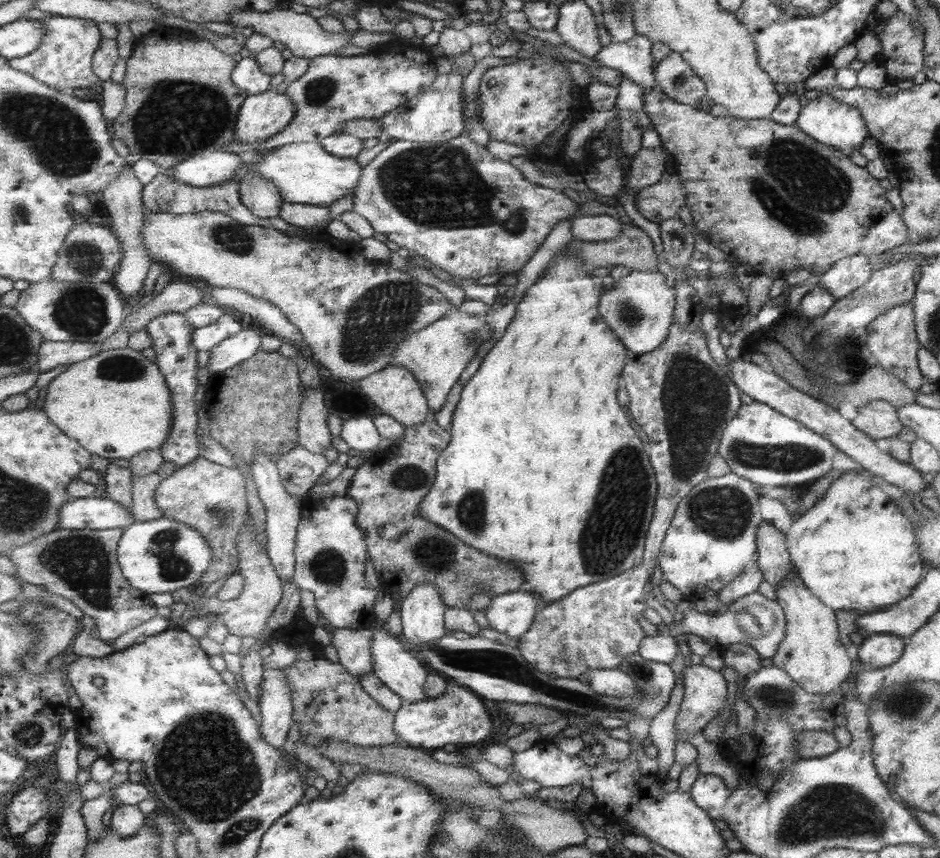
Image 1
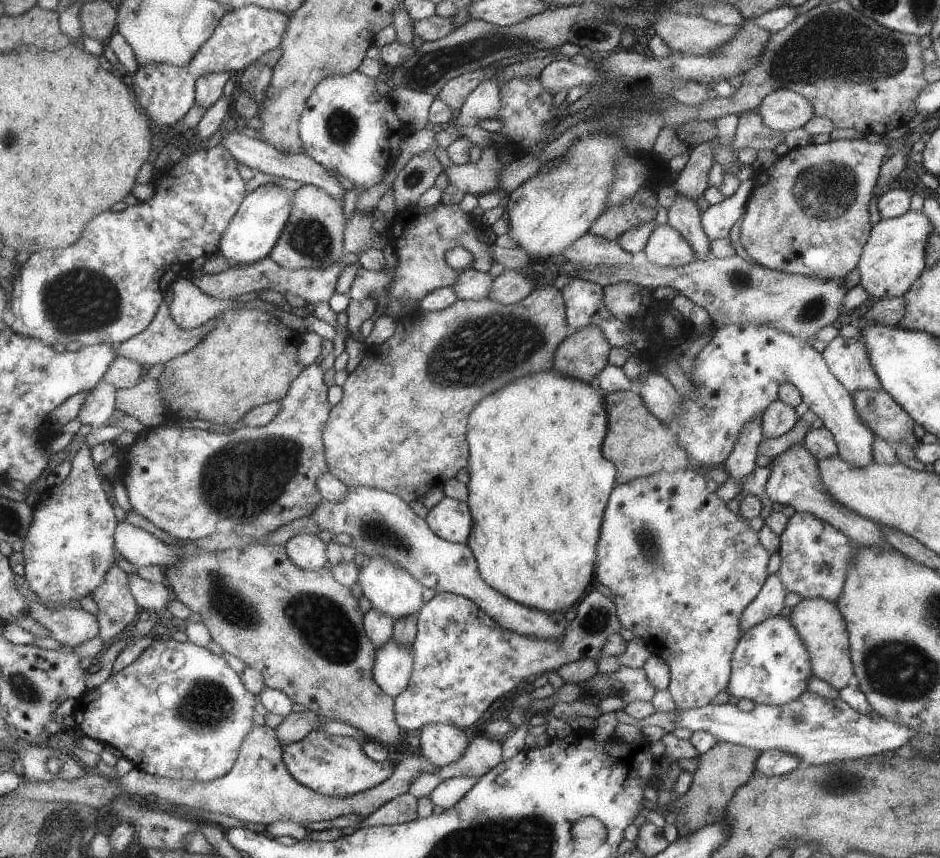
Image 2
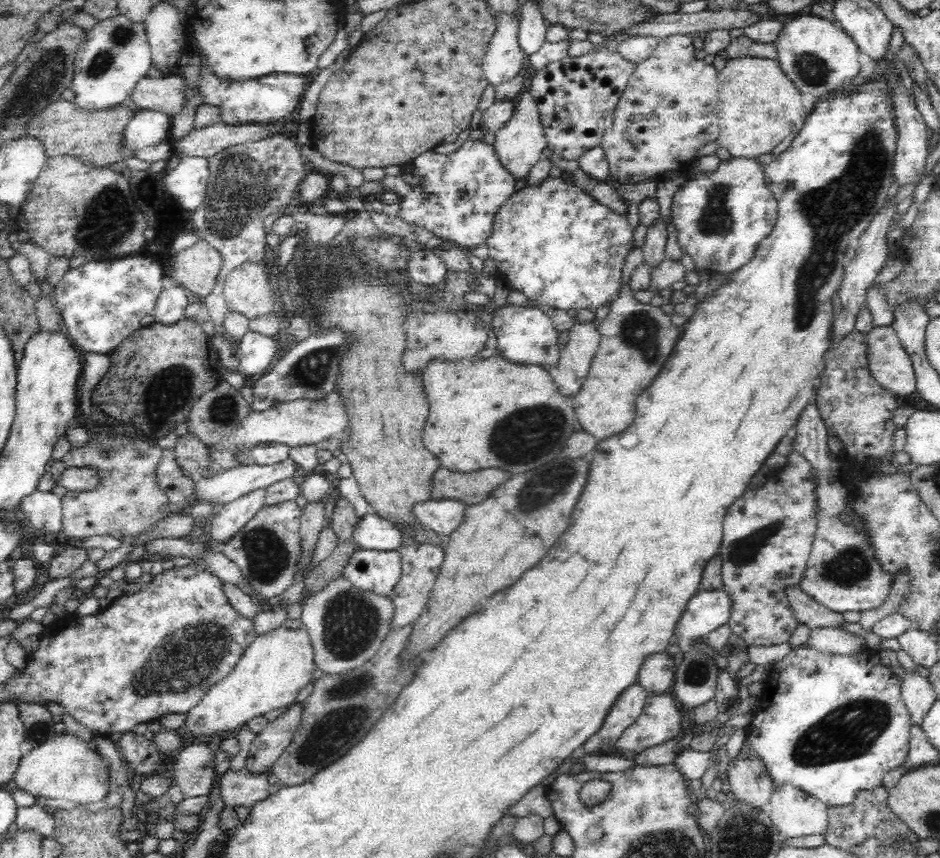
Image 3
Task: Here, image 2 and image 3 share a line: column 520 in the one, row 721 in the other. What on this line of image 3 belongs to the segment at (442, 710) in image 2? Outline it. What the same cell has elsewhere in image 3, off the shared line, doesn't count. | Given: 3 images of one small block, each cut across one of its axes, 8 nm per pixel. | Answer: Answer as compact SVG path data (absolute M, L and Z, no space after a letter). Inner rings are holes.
M648 696L640 716L624 730L616 742L616 748L628 756L640 754L648 748L660 746L670 738L676 738L682 730L682 724L682 706L678 704L676 696Z

